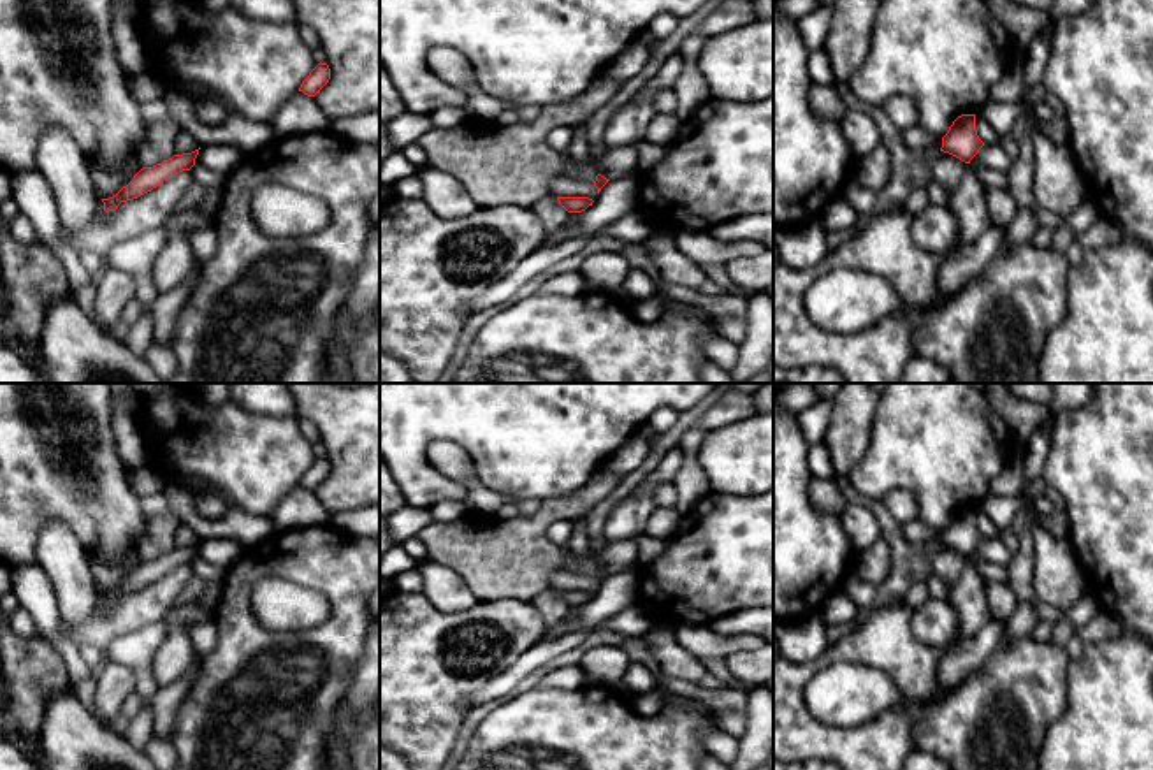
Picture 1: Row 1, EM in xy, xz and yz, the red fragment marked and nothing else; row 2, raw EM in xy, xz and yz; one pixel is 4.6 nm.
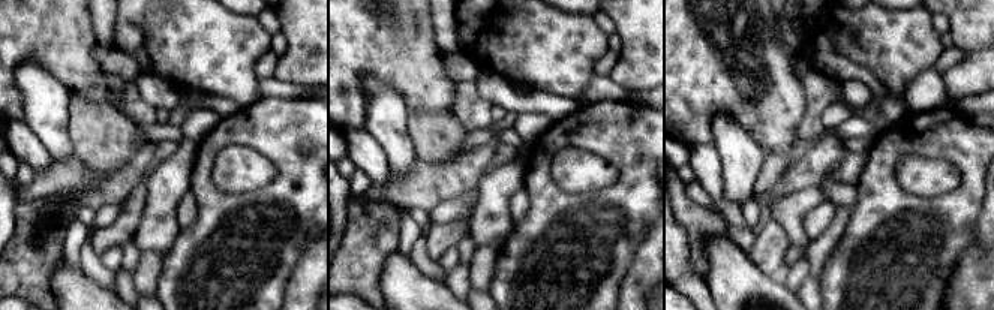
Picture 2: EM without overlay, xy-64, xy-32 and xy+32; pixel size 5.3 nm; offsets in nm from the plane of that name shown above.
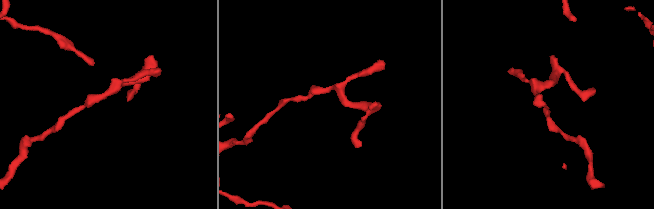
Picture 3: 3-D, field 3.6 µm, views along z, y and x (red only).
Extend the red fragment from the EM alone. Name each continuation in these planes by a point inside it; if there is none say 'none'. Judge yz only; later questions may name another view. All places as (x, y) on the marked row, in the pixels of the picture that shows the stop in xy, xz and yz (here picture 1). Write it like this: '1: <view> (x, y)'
none

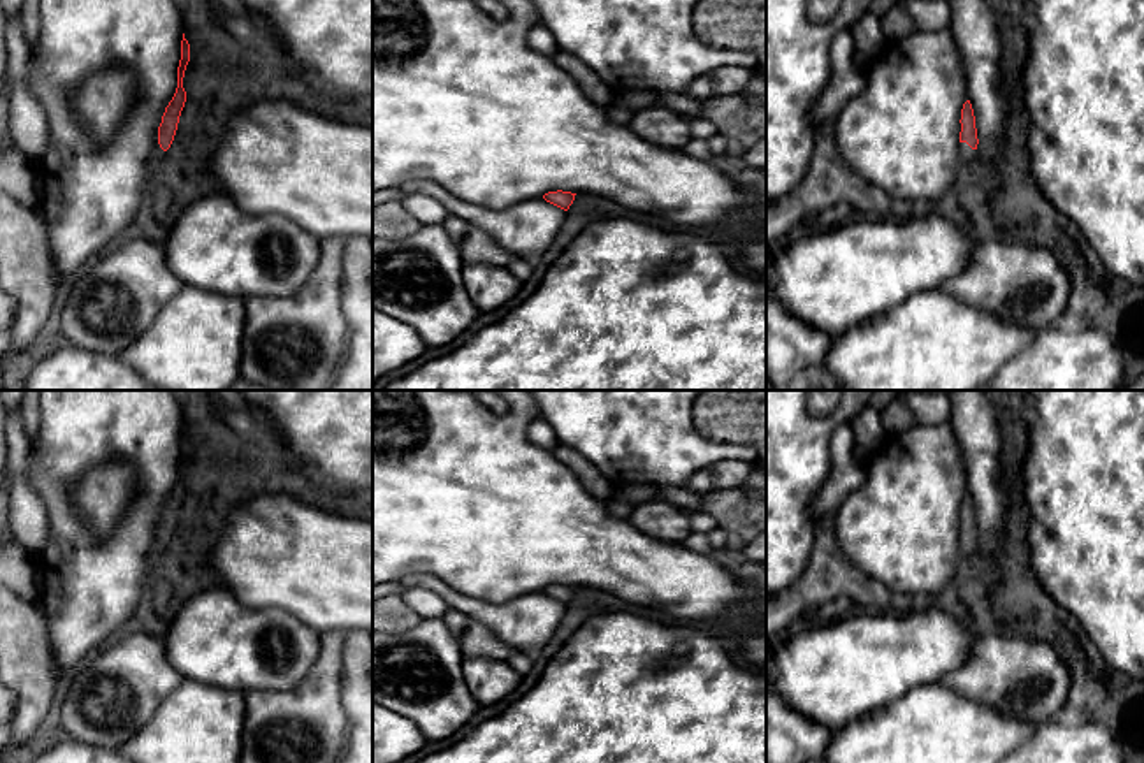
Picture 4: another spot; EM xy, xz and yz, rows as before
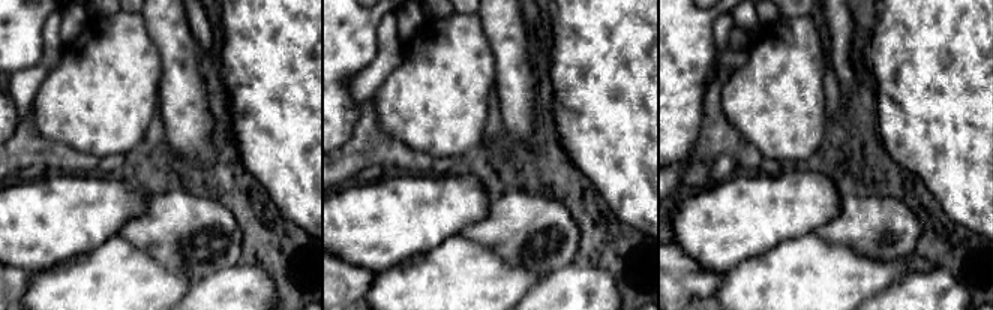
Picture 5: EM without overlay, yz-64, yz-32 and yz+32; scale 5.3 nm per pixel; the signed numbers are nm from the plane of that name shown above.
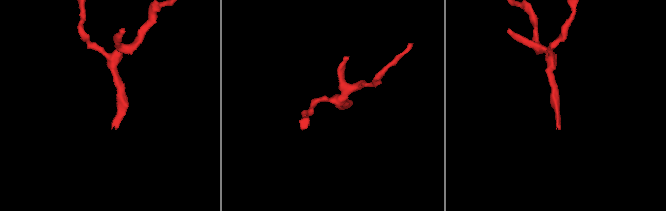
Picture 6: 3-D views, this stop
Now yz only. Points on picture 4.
1: yz (967, 153)

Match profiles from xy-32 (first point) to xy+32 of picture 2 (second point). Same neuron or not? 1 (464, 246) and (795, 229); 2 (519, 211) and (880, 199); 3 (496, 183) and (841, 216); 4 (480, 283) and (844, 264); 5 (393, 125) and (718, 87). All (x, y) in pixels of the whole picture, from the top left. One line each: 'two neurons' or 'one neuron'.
1: one neuron
2: two neurons
3: two neurons
4: two neurons
5: two neurons

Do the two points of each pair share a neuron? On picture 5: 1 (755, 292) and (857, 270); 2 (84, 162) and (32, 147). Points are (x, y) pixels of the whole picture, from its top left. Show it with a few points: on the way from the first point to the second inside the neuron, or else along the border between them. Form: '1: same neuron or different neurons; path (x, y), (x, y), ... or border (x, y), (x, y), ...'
1: same neuron; path (780, 292), (798, 292), (804, 286), (831, 282)
2: same neuron; path (71, 162), (45, 153)

